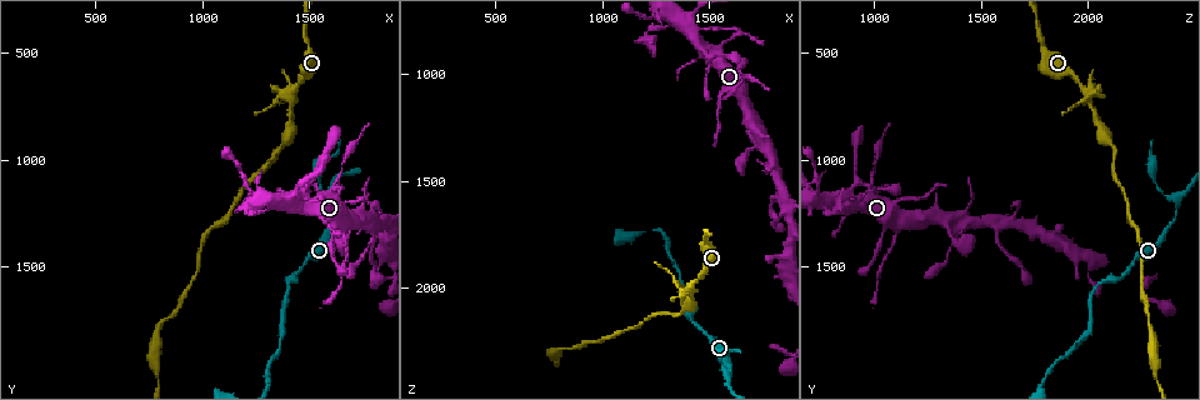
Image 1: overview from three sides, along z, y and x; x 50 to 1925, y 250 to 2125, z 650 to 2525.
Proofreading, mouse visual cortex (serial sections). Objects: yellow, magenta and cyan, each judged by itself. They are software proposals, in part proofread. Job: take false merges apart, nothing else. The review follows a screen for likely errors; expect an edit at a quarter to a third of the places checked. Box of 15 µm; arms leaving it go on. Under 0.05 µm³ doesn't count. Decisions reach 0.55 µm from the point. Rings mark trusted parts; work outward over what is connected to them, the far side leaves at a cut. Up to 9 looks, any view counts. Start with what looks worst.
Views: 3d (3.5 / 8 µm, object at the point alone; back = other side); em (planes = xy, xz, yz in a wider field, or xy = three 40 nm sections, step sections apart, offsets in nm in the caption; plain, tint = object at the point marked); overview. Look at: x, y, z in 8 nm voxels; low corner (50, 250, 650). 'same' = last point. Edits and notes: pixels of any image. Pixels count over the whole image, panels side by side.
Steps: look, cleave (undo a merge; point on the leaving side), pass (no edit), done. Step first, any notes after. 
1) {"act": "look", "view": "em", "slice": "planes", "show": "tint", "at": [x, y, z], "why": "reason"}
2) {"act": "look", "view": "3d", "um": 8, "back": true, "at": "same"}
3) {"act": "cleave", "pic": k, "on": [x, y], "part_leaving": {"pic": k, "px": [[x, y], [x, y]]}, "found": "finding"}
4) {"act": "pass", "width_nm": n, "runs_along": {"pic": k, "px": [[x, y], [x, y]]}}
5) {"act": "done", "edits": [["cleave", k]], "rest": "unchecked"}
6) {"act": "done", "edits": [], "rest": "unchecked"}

{"act": "look", "view": "3d", "um": 3.5, "at": [1660, 1310, 1110], "why": "thick turns thin"}

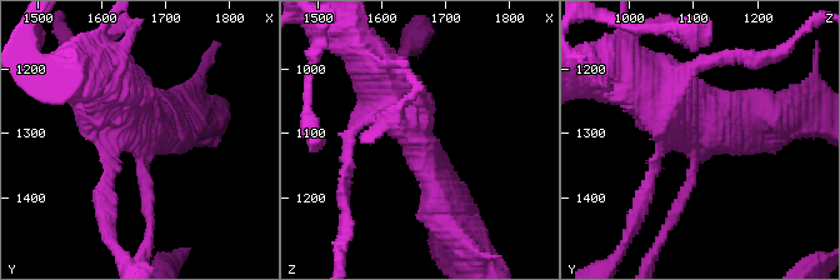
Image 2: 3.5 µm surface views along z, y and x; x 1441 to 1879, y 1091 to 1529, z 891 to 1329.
{"act": "look", "view": "em", "slice": "xy", "step": 2, "show": "tint", "at": [1655, 1315, 1100], "arm_widths_nm": [150, 700]}

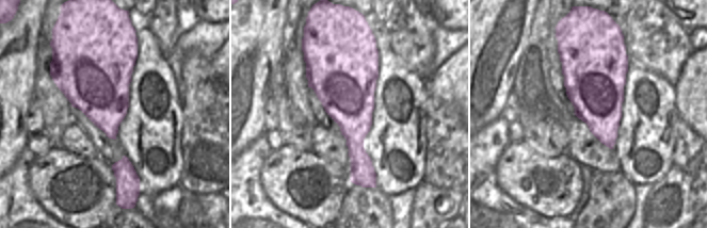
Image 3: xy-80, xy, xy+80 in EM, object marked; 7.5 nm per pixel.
{"act": "look", "view": "em", "slice": "xy", "step": 3, "show": "tint", "at": "same"}

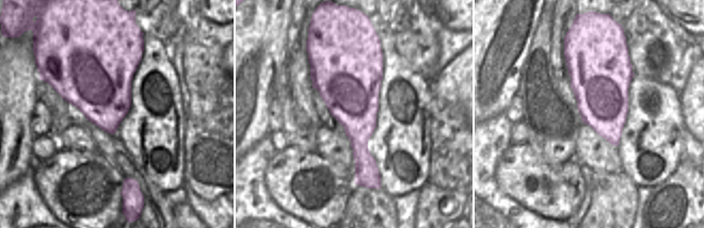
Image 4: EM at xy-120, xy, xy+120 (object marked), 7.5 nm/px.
{"act": "pass", "runs_along": {"pic": 2, "px": [[109, 85], [140, 143], [151, 224]]}, "found": "all the same cell"}

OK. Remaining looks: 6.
{"act": "look", "view": "3d", "um": 3.5, "back": true, "at": [1390, 1200, 780], "why": "three arms meet"}

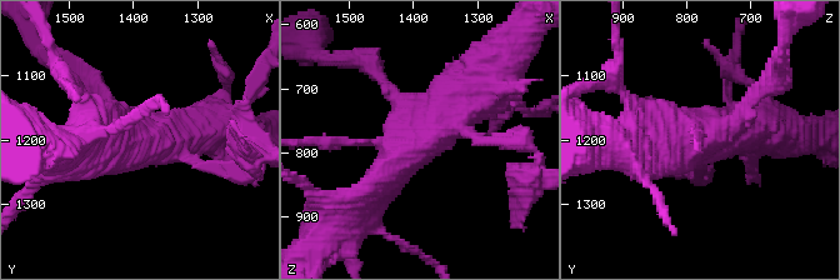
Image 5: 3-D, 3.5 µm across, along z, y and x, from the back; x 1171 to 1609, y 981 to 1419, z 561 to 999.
{"act": "look", "view": "em", "slice": "xy", "step": 2, "show": "tint", "at": [1390, 1195, 775], "why": "now the EM"}

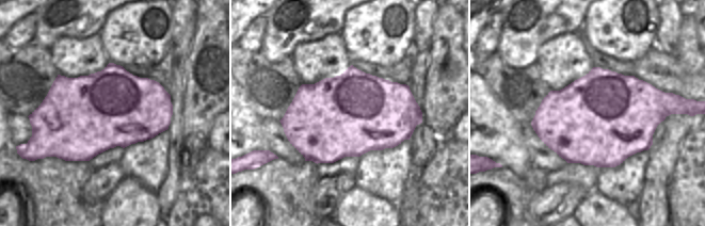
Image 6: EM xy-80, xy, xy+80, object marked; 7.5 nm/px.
{"act": "look", "view": "em", "slice": "xy", "step": 3, "show": "tint", "at": "same"}

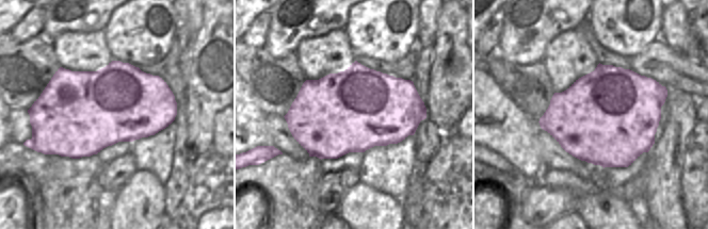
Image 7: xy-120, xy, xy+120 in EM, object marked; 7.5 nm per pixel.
{"act": "pass", "width_nm": 600, "runs_along": {"pic": 5, "px": [[346, 215], [404, 150], [469, 103]]}, "found": "one cell here"}

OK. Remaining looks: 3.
{"act": "look", "view": "3d", "um": 3.5, "at": [1590, 1200, 2410], "why": "a narrow waist"}

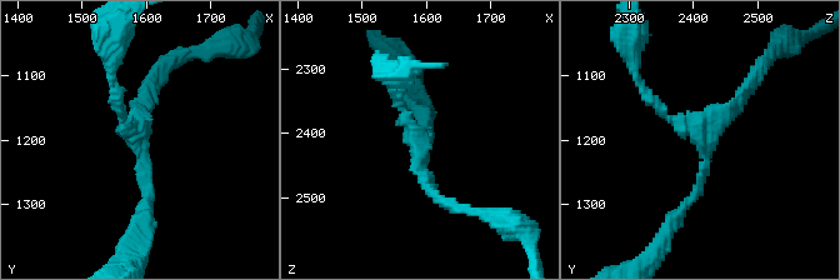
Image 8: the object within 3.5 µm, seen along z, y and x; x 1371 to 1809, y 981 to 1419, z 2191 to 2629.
{"act": "look", "view": "em", "slice": "xy", "step": 5, "show": "tint", "at": [1590, 1185, 2415], "arms": 3, "arm_widths_nm": [150, 150, 150], "why": "shape alone is not enough"}

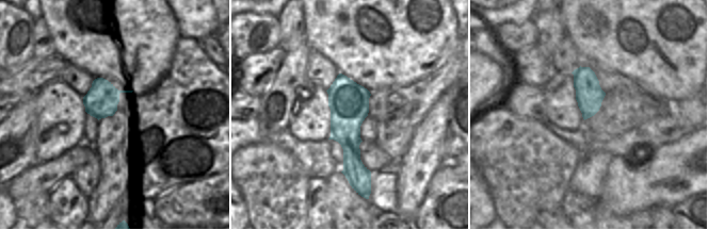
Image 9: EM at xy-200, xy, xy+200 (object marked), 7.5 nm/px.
{"act": "pass", "width_nm": 300, "runs_along": {"pic": 8, "px": [[146, 209], [146, 155], [116, 90]]}, "found": "all the same cell"}

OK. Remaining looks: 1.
{"act": "done", "edits": [], "rest": "unchecked"}

